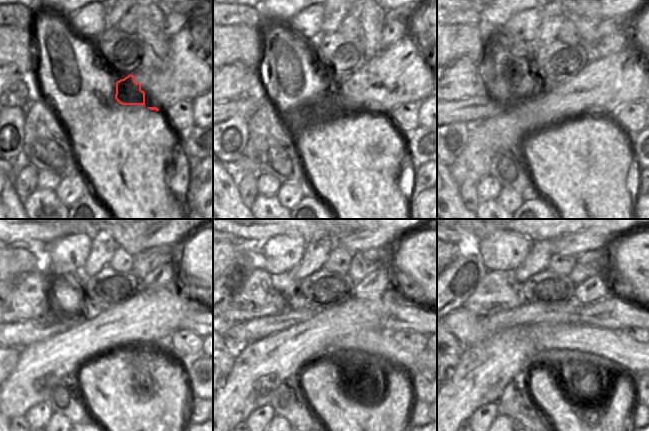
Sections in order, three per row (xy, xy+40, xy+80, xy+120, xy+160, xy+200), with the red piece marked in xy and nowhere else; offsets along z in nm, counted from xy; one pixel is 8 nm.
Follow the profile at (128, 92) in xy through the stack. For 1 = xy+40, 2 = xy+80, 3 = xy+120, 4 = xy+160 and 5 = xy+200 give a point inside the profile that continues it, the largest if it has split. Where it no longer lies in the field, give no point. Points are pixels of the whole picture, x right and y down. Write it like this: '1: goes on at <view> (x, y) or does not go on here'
1: goes on at xy+40 (350, 92)
2: goes on at xy+80 (574, 92)
3: goes on at xy+120 (126, 316)
4: goes on at xy+160 (378, 344)
5: goes on at xy+200 (600, 343)

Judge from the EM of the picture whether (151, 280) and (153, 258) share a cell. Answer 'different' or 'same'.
different

